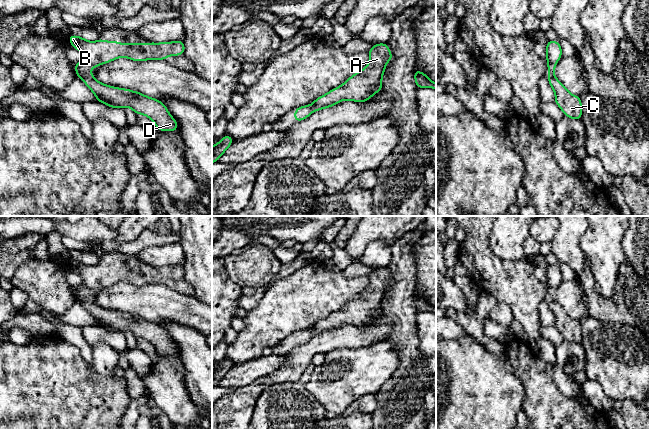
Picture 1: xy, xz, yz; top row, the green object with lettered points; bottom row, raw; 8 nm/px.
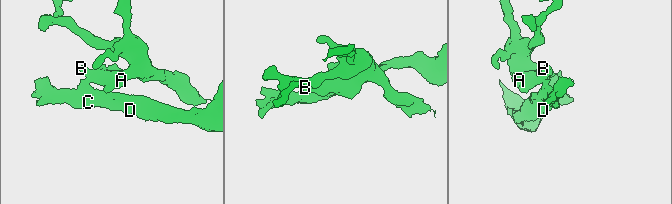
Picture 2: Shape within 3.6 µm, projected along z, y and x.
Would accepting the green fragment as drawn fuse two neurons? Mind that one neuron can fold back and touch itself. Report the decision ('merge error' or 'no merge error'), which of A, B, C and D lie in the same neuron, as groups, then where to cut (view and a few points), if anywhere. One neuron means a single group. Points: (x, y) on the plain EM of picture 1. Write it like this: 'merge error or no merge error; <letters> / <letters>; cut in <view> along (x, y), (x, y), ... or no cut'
merge error; A B / C D; cut in xy along (83, 284), (93, 290)

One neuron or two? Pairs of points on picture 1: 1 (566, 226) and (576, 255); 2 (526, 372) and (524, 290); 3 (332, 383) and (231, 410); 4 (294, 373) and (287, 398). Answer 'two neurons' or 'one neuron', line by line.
1: one neuron
2: two neurons
3: two neurons
4: two neurons

